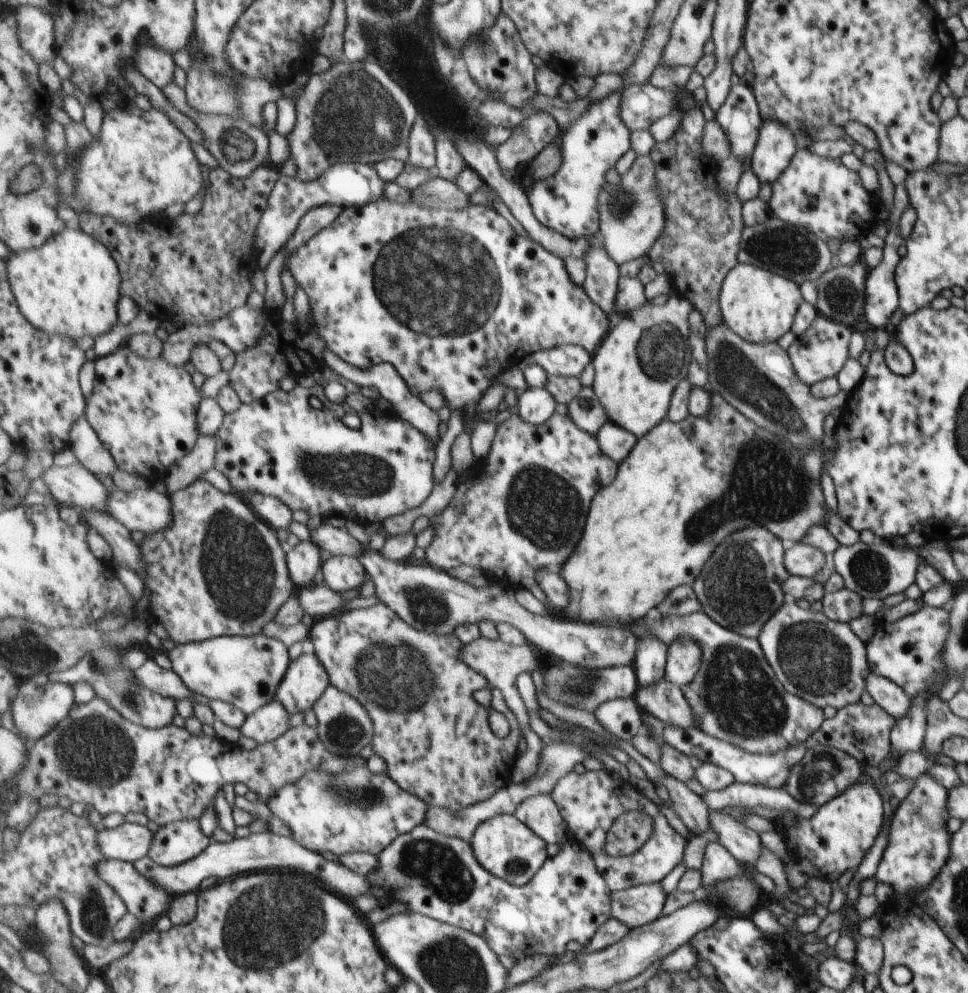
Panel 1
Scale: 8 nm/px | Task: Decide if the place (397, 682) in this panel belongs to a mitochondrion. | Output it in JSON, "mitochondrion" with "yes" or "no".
{"mitochondrion":"yes"}

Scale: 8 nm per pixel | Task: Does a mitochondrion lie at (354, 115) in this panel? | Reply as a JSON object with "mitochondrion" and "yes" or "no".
{"mitochondrion":"yes"}

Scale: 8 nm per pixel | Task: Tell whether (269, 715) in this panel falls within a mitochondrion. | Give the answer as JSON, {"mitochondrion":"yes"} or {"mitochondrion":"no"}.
{"mitochondrion":"no"}

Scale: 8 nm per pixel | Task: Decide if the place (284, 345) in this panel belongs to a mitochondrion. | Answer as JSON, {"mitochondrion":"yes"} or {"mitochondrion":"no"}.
{"mitochondrion":"no"}

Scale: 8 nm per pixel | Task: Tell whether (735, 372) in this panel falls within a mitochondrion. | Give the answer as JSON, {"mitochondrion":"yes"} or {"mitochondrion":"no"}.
{"mitochondrion":"yes"}

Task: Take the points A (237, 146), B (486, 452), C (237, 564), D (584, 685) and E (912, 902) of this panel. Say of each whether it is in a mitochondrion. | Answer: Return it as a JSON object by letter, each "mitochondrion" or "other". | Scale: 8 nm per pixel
{"A":"mitochondrion","B":"other","C":"mitochondrion","D":"mitochondrion","E":"other"}

